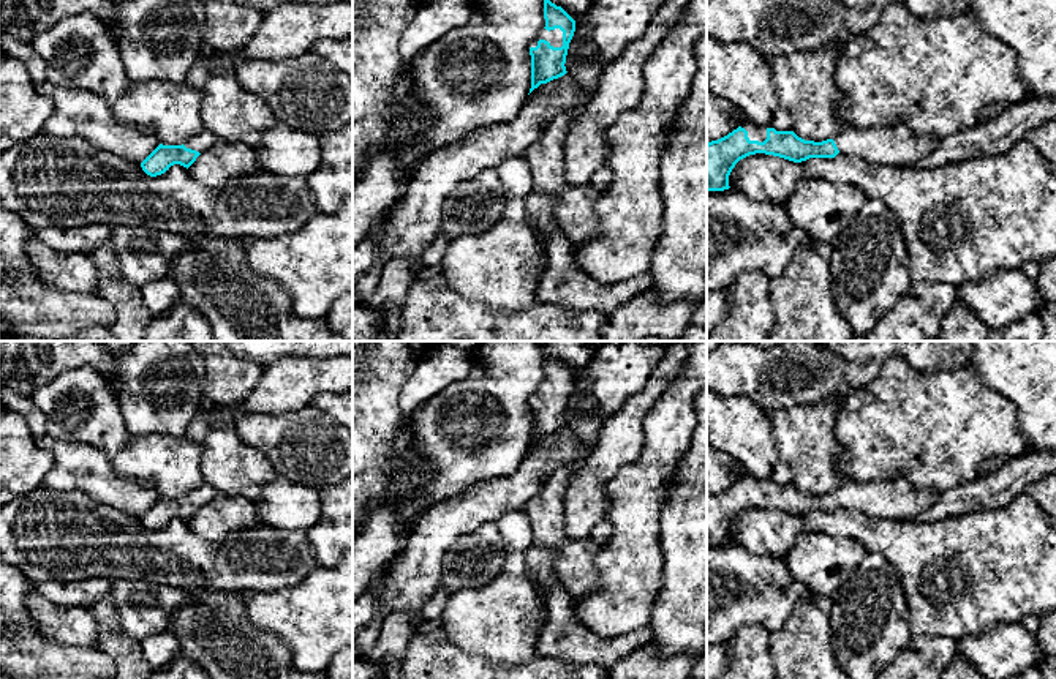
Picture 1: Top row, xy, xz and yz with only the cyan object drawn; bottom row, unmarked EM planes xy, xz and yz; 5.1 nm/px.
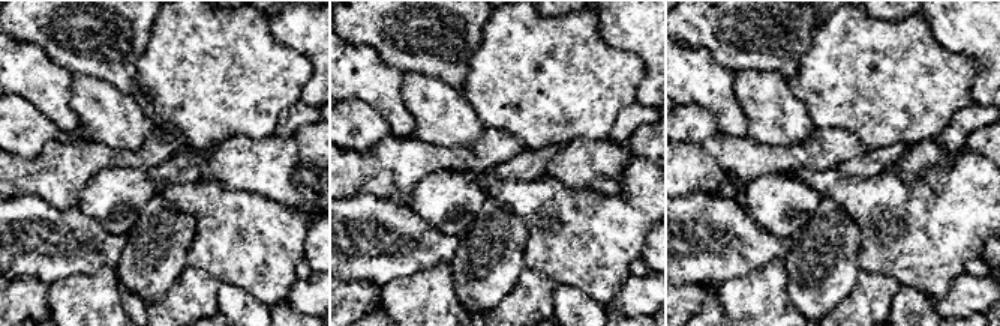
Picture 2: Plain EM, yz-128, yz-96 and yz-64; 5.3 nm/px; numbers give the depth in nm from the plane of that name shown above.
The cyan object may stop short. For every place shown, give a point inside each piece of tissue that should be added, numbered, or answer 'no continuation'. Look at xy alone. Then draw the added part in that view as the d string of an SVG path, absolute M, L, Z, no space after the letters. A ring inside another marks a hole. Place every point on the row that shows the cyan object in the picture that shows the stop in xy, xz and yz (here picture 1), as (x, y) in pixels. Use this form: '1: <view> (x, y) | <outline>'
1: xy (201, 142) | M204 129L201 134L188 139L183 145L187 148L202 153L207 148L210 148L215 141L217 141L217 137L210 131Z

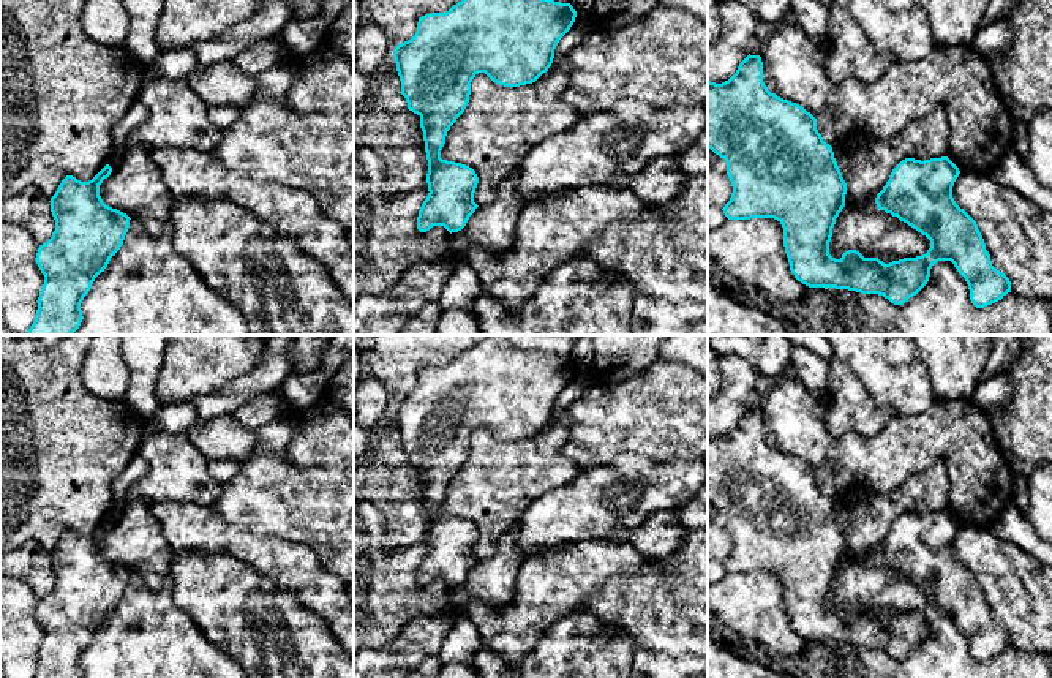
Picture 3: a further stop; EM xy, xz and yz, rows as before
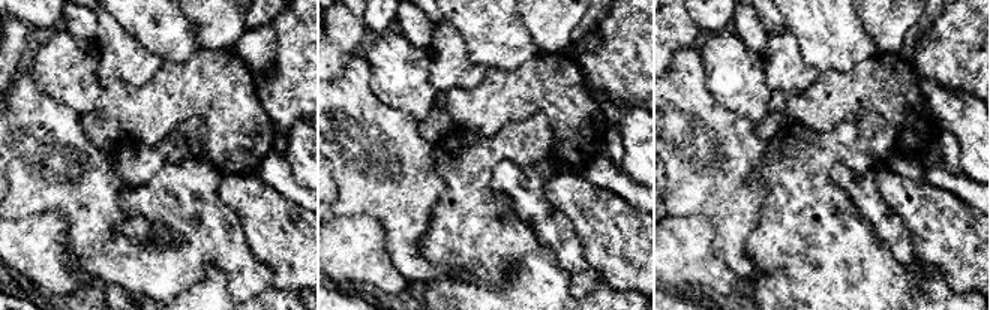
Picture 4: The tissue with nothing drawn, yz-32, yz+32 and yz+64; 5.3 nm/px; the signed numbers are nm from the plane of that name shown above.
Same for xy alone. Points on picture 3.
no continuation

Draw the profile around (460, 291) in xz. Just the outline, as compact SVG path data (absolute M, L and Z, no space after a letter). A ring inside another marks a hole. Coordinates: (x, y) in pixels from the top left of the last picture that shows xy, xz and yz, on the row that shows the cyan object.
M460 264L445 281L438 303L442 311L474 311L475 299L482 294L480 280L469 264Z

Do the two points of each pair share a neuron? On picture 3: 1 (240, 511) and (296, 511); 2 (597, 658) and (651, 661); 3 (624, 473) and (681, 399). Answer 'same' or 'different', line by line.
1: same
2: different
3: different

